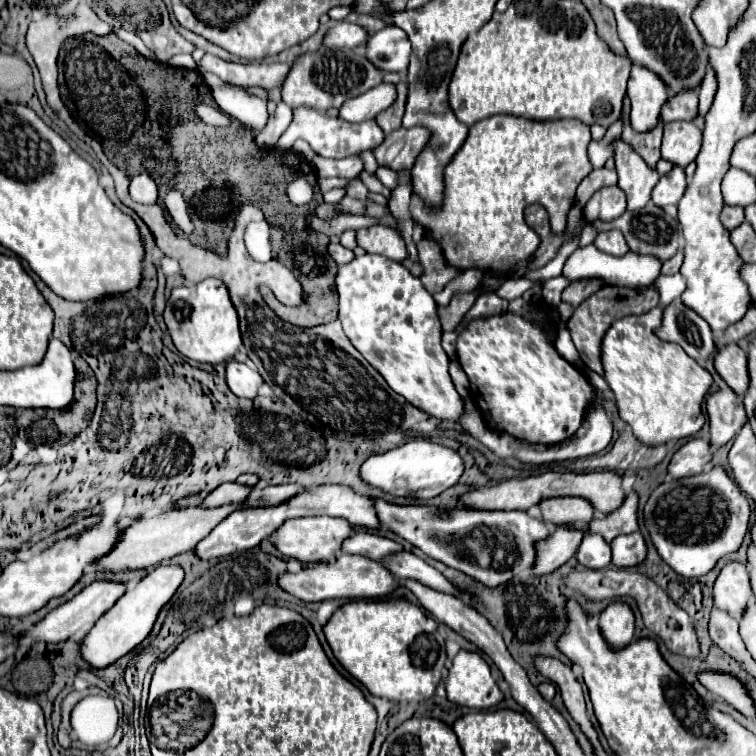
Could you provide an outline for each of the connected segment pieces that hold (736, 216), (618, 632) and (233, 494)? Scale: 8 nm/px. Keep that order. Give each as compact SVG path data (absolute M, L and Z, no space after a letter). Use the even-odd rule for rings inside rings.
M724 206L720 214L720 222L726 230L734 230L744 222L744 208L740 206Z
M610 604L598 618L604 640L614 648L622 650L634 638L634 614L626 604Z
M238 482L220 484L216 490L212 490L206 496L204 506L206 508L218 508L218 506L224 506L224 504L242 504L244 500L248 500L252 490L254 490L254 486L242 486Z

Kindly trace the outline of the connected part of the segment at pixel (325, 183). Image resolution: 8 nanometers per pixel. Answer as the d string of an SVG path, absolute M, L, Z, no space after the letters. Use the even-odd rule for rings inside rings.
M318 178L318 186L320 189L321 193L324 193L326 191L331 190L332 188L336 188L336 187L346 187L349 183L350 180L346 180L346 179L341 179L341 178Z

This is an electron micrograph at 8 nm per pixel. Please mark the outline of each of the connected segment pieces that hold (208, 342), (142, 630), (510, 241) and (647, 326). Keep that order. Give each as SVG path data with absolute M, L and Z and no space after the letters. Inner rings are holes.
M206 278L192 286L174 288L166 302L164 322L172 332L172 340L178 352L196 362L208 362L208 364L226 362L242 346L236 308L230 300L228 288L218 278Z
M158 564L156 568L152 568L134 588L126 590L124 596L120 596L116 604L108 612L104 612L104 616L98 618L94 628L84 636L80 644L80 658L88 662L92 668L100 670L114 664L118 658L126 656L128 652L132 652L150 636L160 610L172 600L182 582L184 582L184 570L180 566Z
M490 116L476 122L466 142L454 154L454 158L444 168L444 194L440 206L428 206L416 192L410 198L412 222L424 228L424 236L436 242L442 250L444 262L452 268L478 268L488 274L508 276L512 266L528 260L538 244L540 236L526 224L524 208L530 204L542 204L550 216L552 232L562 232L566 228L566 216L572 208L576 188L584 176L592 170L586 148L590 142L590 128L578 120L548 120L532 122L516 116Z
M660 308L616 320L602 338L604 380L614 392L618 414L630 424L636 438L646 444L662 444L696 434L704 426L702 400L712 386L712 376L686 356L680 346L662 342L652 332L660 326Z

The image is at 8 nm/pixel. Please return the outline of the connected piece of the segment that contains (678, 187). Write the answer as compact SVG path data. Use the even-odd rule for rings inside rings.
M672 166L672 170L664 176L660 176L658 184L652 190L652 202L660 208L666 208L670 204L678 204L680 198L686 192L686 174L684 168Z

